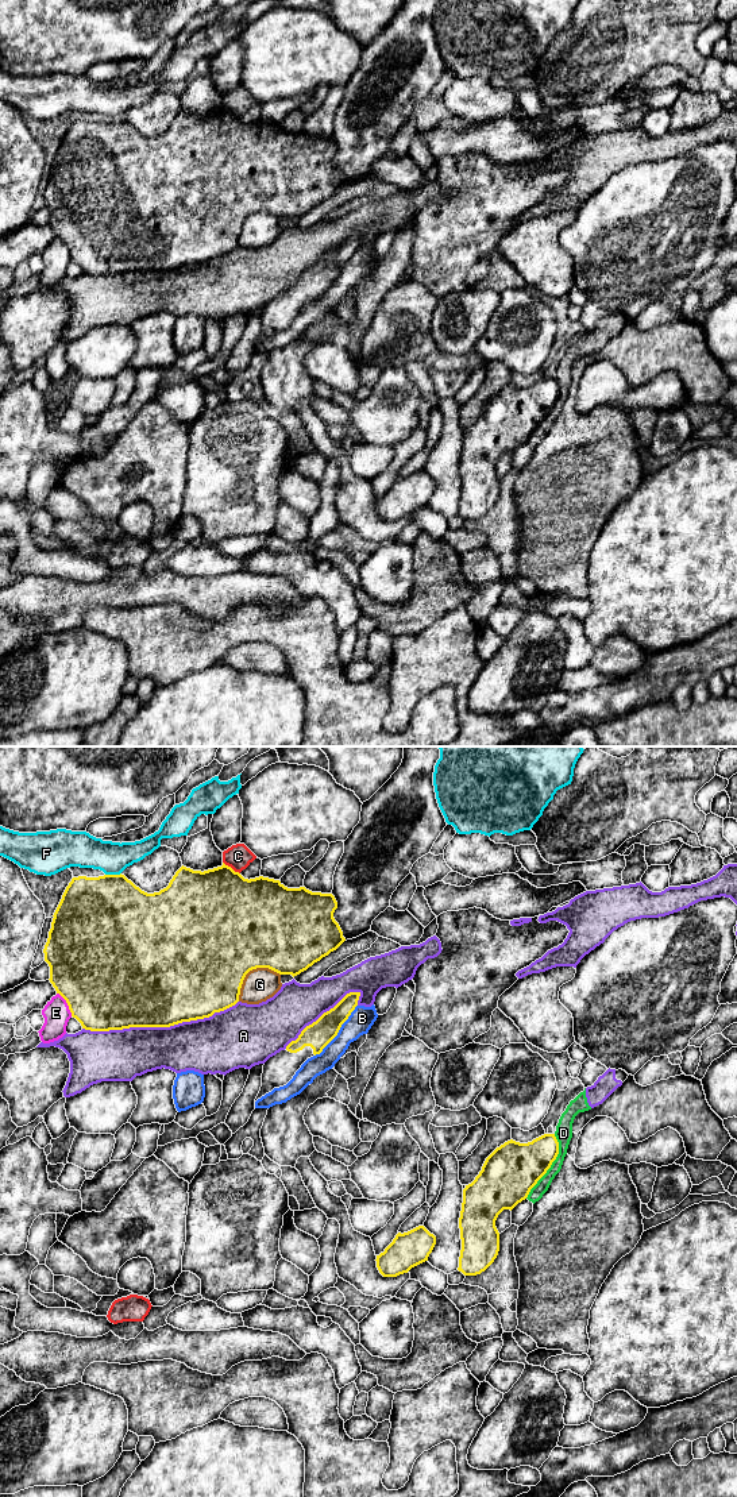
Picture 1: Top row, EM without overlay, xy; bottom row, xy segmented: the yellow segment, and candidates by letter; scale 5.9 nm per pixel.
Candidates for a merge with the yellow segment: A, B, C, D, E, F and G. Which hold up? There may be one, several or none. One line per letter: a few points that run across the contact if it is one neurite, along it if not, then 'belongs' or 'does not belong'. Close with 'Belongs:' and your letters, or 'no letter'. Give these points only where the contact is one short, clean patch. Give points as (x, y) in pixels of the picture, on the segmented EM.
A: does not belong
B: does not belong
C: does not belong
D: does not belong
E: does not belong
F: does not belong
G: does not belong
Belongs: no letter

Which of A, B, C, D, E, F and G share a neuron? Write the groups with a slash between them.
A D / B / C / E / F / G

